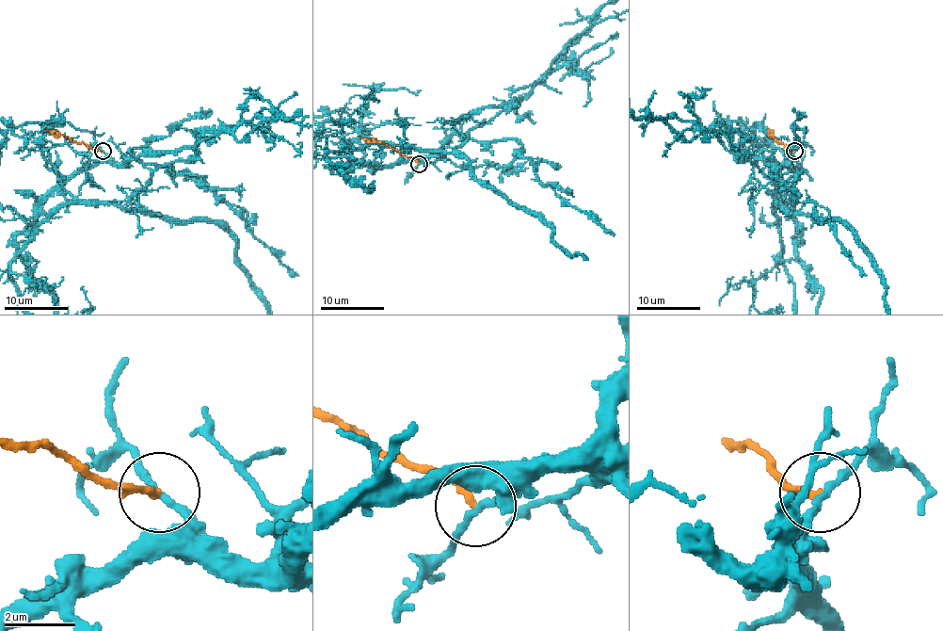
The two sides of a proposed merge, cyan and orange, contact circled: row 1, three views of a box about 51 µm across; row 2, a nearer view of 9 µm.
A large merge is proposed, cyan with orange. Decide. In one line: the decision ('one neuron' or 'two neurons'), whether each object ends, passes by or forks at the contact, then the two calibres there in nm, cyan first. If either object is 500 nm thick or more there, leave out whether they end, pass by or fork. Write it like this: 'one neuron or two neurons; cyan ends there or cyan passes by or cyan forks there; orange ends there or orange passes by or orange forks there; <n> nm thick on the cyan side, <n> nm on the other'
two neurons; cyan passes by; orange ends there; 200 nm thick on the cyan side, 190 nm on the other

